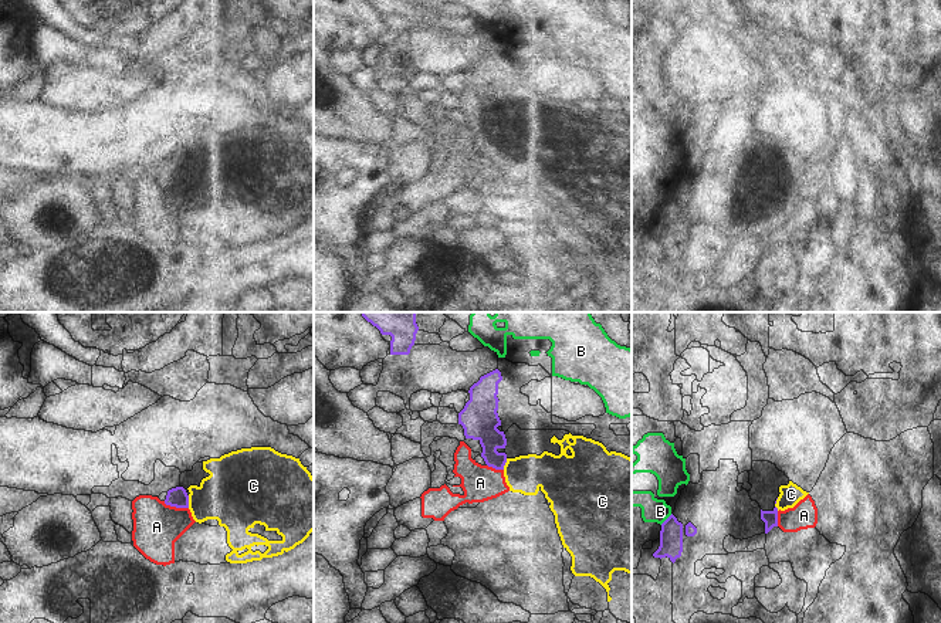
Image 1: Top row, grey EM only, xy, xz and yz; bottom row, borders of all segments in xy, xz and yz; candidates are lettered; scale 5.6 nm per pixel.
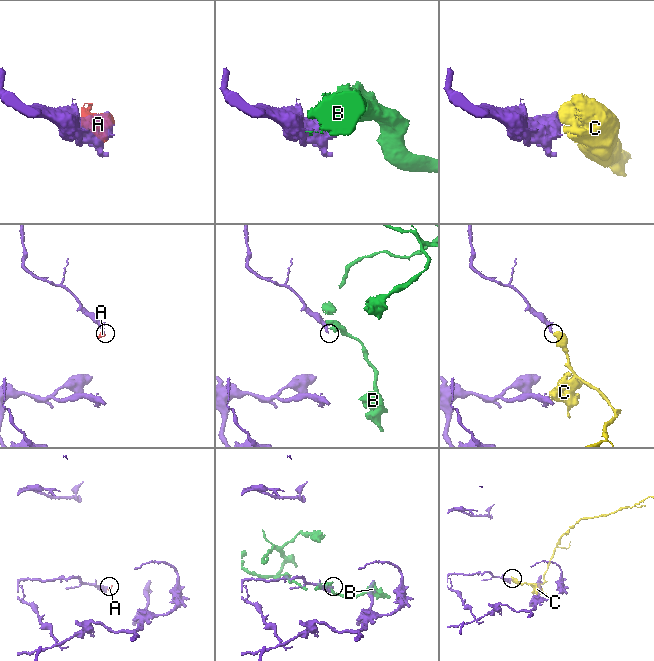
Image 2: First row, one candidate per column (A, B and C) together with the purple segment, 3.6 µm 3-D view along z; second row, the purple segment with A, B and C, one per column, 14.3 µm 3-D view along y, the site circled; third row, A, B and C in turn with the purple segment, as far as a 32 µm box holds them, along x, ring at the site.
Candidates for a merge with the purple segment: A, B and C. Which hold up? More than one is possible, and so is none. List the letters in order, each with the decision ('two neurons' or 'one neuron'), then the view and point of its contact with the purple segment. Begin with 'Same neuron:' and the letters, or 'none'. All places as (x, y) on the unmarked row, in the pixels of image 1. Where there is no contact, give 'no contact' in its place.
Same neuron: C
A: two neurons | xy (176, 189)
B: two neurons | yz (667, 200)
C: one neuron | xy (188, 183)

